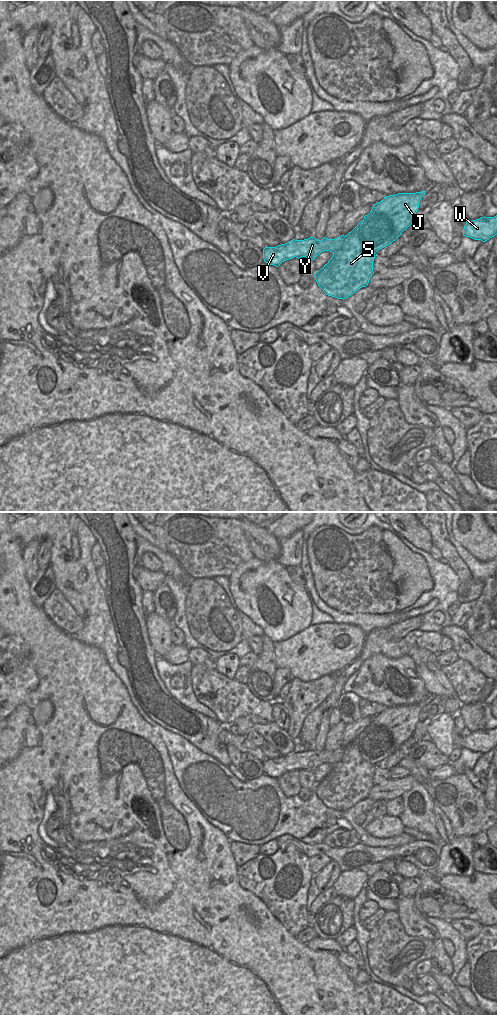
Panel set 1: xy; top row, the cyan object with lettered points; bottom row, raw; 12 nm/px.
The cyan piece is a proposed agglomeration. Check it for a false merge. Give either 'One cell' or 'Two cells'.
Two cells.

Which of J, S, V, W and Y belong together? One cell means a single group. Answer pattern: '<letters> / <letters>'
J S / V W Y

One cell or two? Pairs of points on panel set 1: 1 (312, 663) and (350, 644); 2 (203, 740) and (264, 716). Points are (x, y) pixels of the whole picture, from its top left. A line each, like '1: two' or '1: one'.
1: one
2: two

